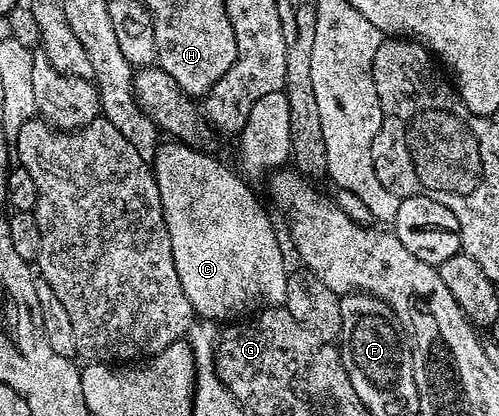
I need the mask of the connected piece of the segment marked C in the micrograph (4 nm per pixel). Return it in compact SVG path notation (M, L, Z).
M183 142L168 143L172 144L161 143L157 147L150 167L162 198L166 230L170 230L170 250L178 270L178 282L182 282L182 290L190 298L193 313L205 320L236 322L257 310L283 305L289 269L284 268L284 252L276 228L259 198L252 193L249 181L243 175L235 176L222 161L199 152L199 147Z

